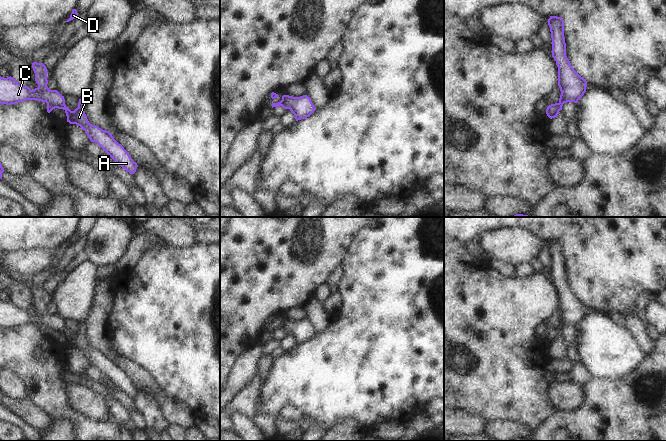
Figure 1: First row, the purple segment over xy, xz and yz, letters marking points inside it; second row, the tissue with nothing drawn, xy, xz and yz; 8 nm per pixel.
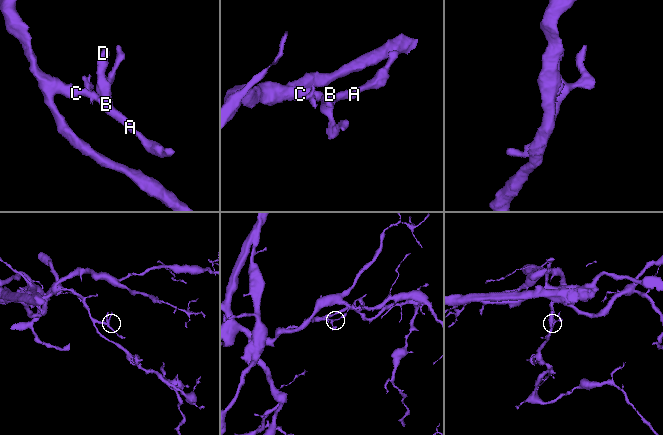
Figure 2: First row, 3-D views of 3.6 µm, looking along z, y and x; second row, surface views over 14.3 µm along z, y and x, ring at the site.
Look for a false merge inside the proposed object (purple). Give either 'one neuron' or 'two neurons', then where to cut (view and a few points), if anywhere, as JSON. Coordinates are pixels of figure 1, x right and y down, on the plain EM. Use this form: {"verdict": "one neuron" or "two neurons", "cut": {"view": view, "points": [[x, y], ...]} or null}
{"verdict": "one neuron", "cut": null}

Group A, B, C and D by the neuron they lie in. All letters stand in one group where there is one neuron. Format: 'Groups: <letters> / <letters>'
Groups: A B C D.

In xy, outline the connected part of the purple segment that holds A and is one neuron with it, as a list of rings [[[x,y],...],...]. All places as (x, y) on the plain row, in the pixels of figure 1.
[[[32,287],[35,297],[35,305],[38,311],[31,314],[28,310],[19,308],[13,301],[0,300],[0,327],[11,329],[25,324],[37,324],[47,327],[47,336],[53,333],[63,333],[67,340],[67,346],[80,350],[91,366],[97,367],[119,390],[131,399],[136,396],[137,387],[133,385],[129,377],[119,368],[109,355],[89,347],[84,335],[86,324],[79,323],[78,331],[71,335],[65,329],[64,320],[57,314],[47,311],[47,292],[43,287]]]

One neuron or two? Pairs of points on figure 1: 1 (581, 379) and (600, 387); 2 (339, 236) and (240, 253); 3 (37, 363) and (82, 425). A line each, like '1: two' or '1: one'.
1: two
2: one
3: one

